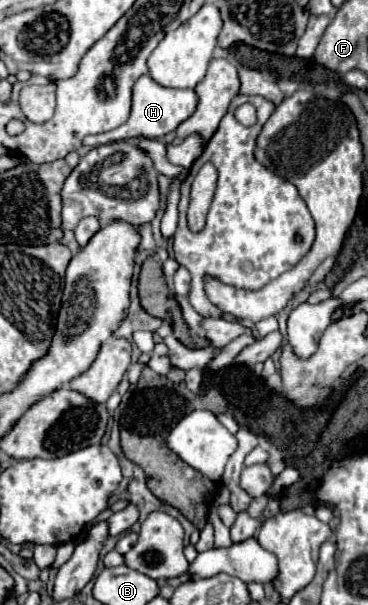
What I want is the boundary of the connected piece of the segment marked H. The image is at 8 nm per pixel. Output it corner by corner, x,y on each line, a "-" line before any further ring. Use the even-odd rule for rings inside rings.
141,75
133,85
133,109
131,109
129,119
109,133
85,137
83,145
89,145
89,147
95,145
97,147
97,145
113,143
113,141
123,141
129,137
133,137
133,139
141,139
141,137
159,139
167,133
175,131
179,123
189,119
191,113
195,111
195,107
197,107
197,95
193,89
167,89
167,87
155,83
149,75

